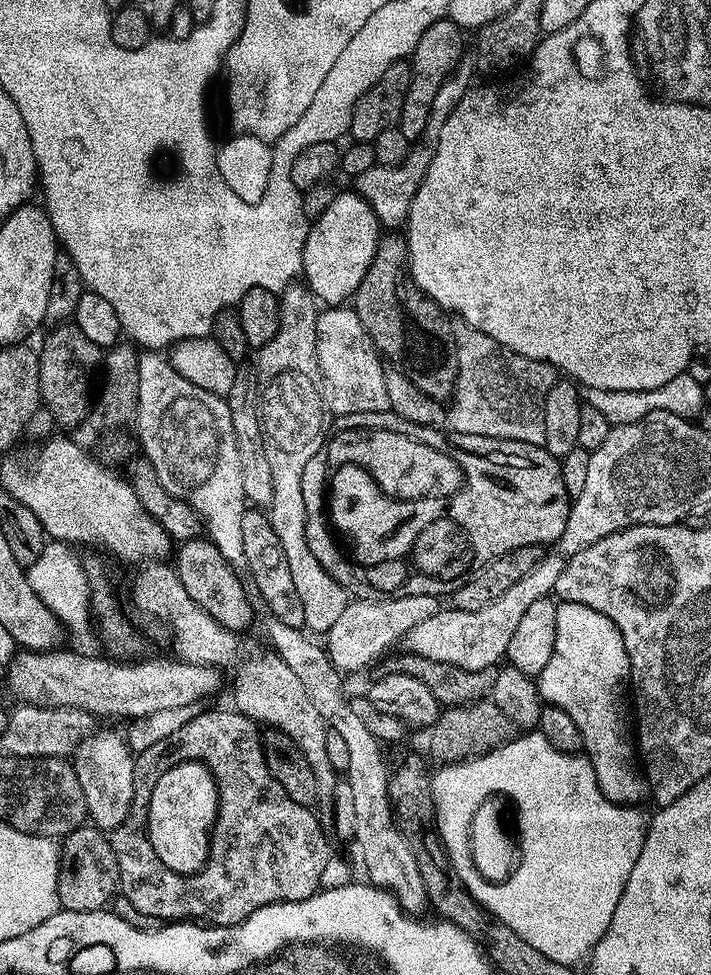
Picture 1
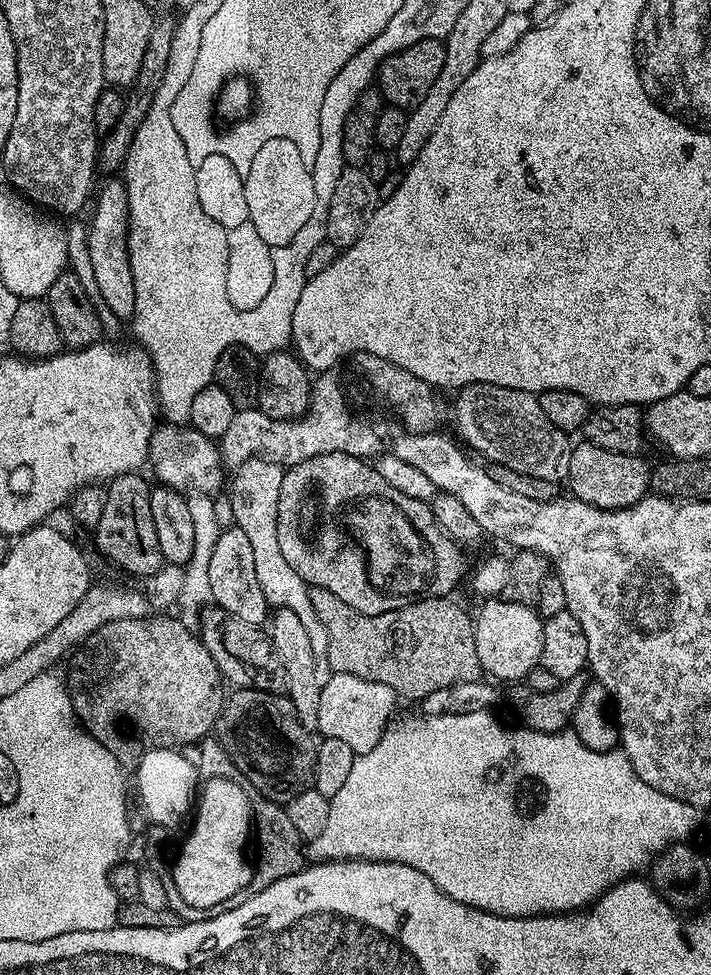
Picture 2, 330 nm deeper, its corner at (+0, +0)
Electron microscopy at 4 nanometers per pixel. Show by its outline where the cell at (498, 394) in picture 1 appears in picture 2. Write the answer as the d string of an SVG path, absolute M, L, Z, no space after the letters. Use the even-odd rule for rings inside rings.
M467 384L455 396L454 424L456 420L459 439L473 453L481 452L488 462L518 470L518 474L530 474L530 478L567 481L572 453L569 433L554 426L554 422L542 414L542 406L533 393L493 384Z

